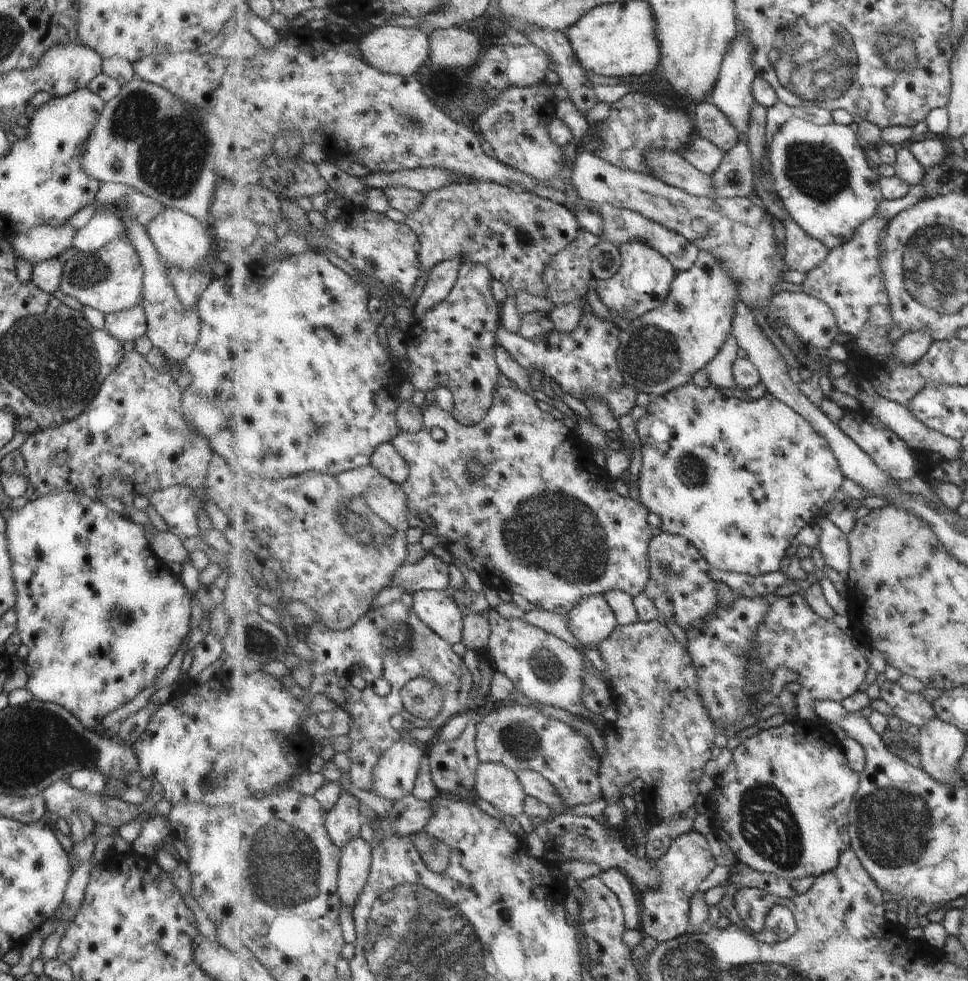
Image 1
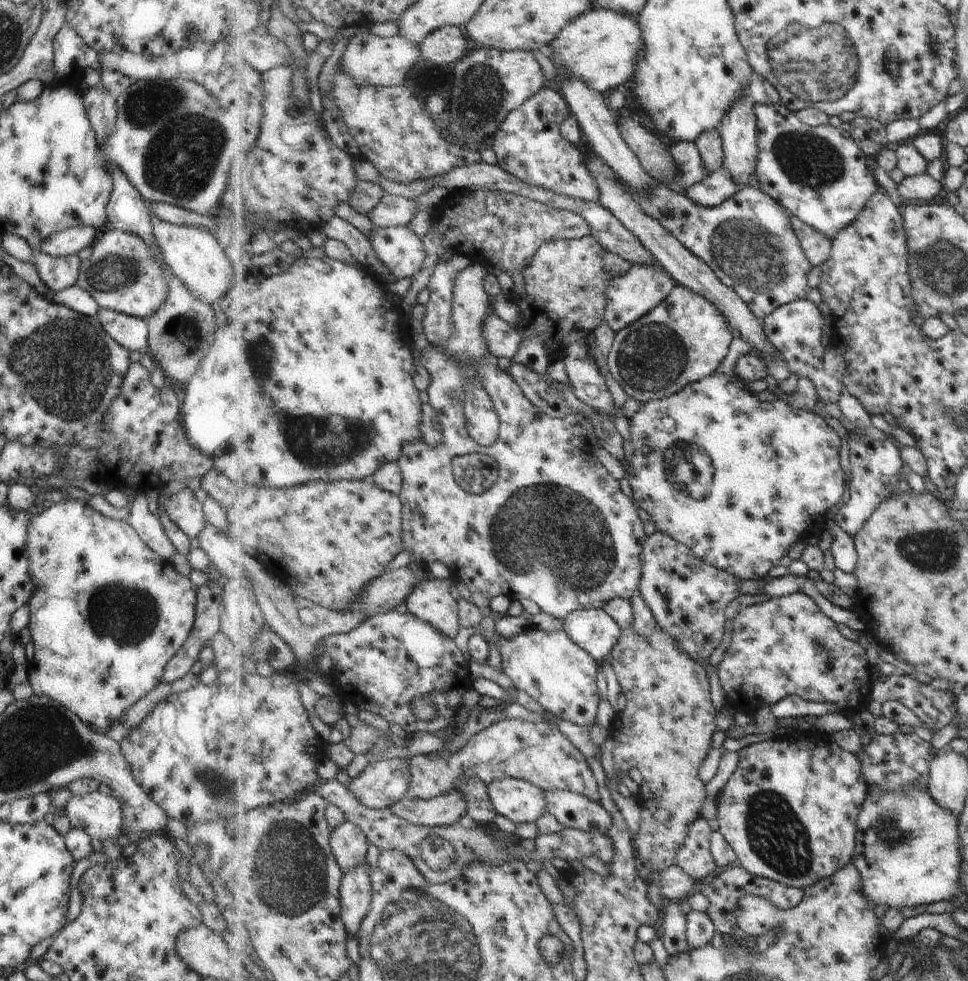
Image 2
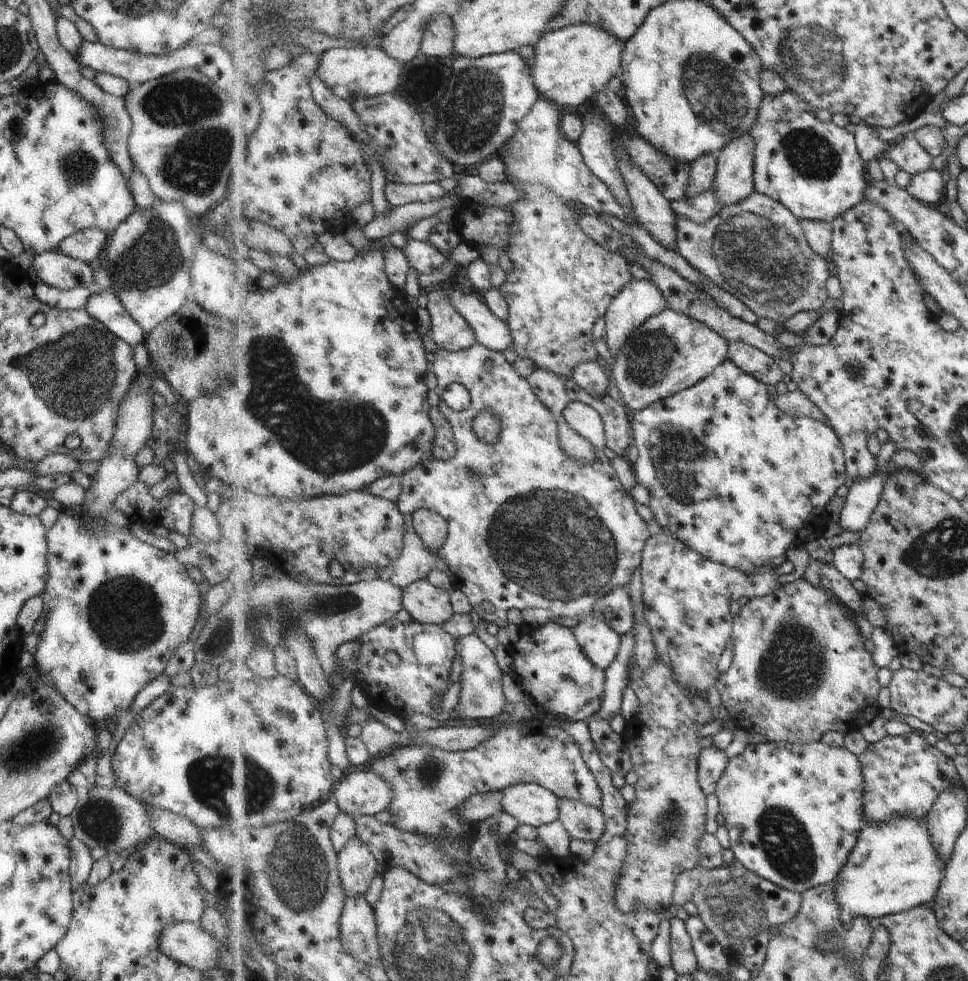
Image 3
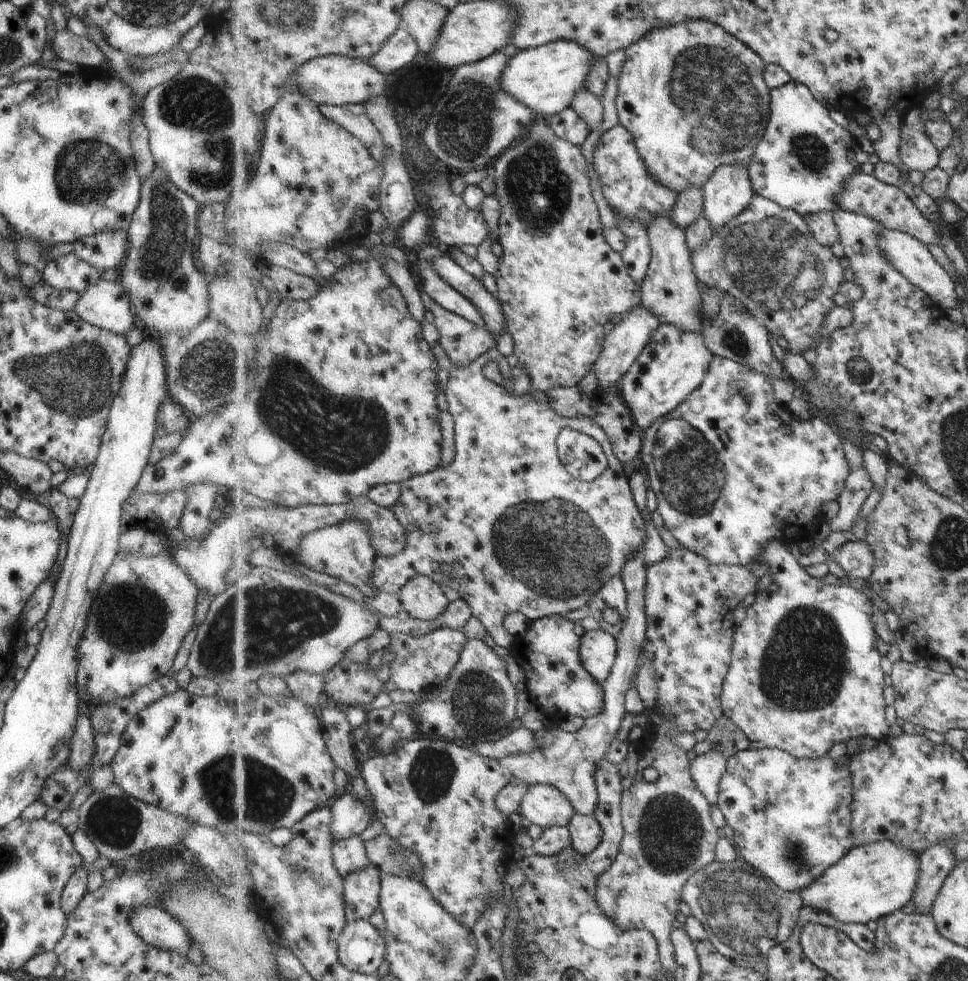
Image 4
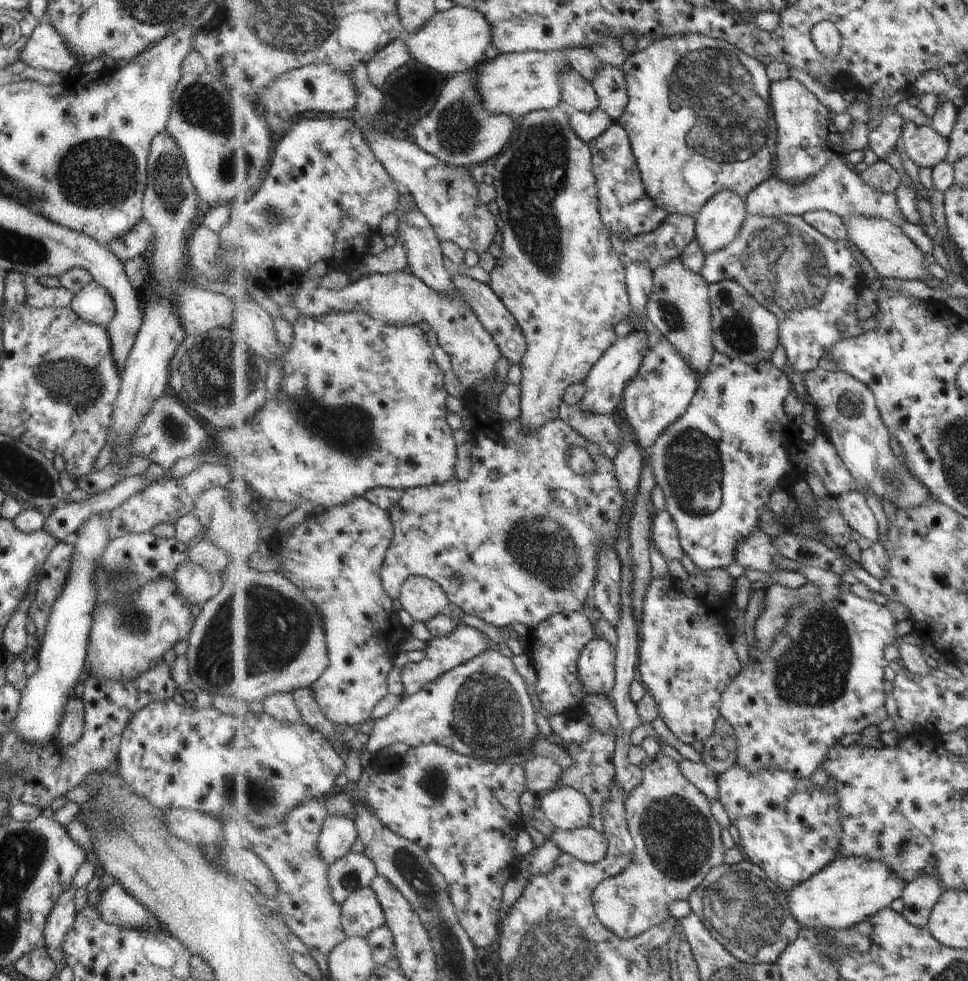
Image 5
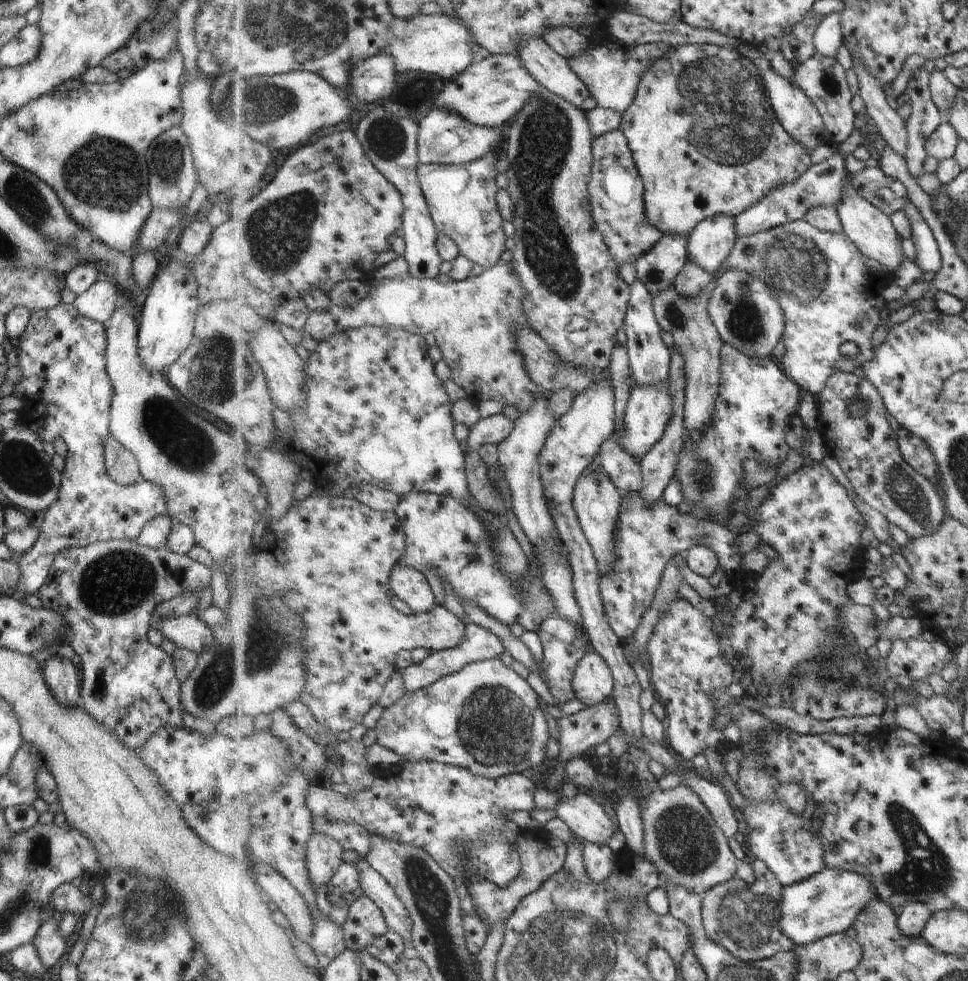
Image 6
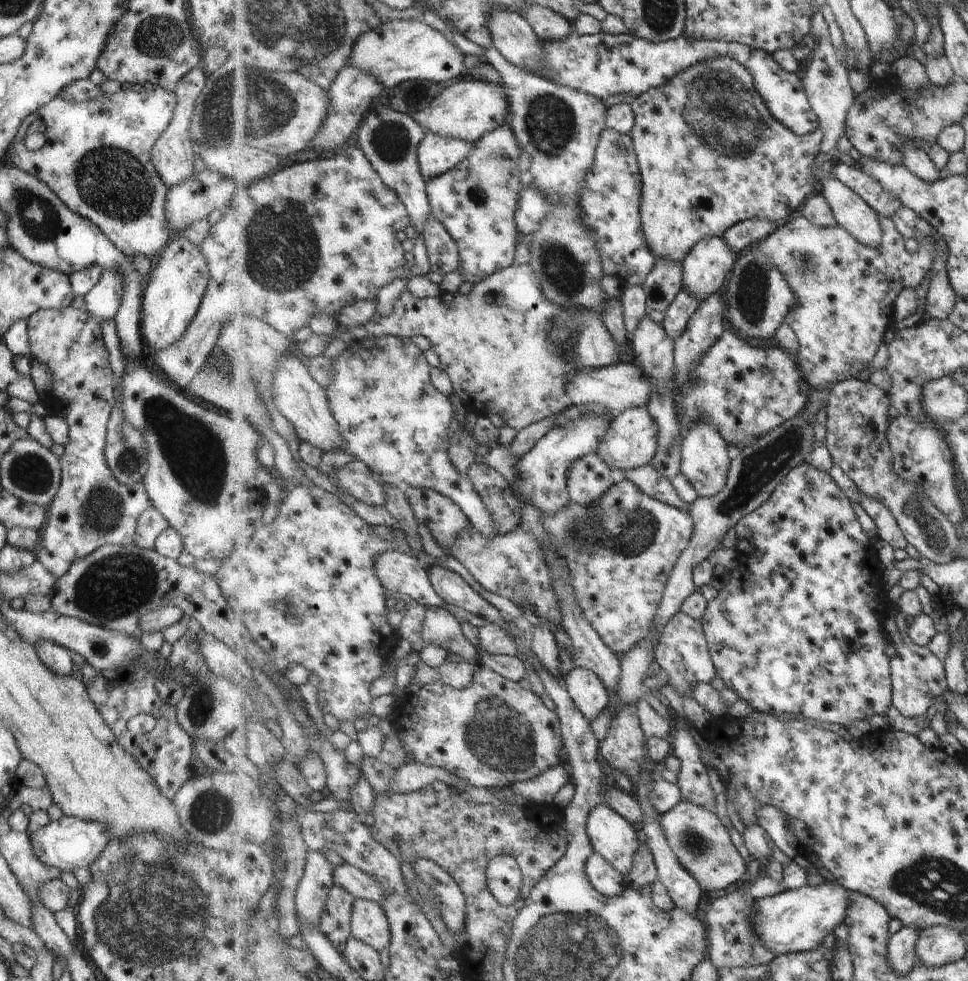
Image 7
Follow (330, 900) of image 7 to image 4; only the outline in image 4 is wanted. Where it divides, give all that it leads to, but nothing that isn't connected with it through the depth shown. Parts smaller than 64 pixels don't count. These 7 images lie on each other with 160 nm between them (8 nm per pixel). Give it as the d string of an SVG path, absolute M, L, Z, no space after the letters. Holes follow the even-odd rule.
M359 836L335 842L336 867L344 882L350 874L358 873L372 864L365 843Z

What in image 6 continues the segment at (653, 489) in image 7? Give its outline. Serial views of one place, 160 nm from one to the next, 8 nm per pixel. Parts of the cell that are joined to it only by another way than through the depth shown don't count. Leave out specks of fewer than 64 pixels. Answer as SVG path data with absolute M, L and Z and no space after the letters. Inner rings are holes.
M611 434L609 441L601 446L598 456L617 489L639 492L643 488L643 470L640 464L635 464L635 458L623 448L615 434Z

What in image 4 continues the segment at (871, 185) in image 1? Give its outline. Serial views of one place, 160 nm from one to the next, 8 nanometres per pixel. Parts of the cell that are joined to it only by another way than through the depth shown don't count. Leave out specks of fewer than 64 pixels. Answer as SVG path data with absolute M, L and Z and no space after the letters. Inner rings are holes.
M799 81L773 89L770 99L773 112L748 170L756 194L803 216L834 213L840 208L836 198L844 193L848 180L859 170L856 149L862 142L841 128L831 118L829 108Z

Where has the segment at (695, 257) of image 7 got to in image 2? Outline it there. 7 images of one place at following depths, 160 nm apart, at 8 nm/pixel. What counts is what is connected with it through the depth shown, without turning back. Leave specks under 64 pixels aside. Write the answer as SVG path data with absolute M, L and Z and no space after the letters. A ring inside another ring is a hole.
M749 95L737 99L729 114L721 121L718 131L724 142L725 160L724 166L732 173L732 177L740 184L740 188L750 186L751 177L756 172L758 157L760 154L758 146L759 128L755 112L755 99Z

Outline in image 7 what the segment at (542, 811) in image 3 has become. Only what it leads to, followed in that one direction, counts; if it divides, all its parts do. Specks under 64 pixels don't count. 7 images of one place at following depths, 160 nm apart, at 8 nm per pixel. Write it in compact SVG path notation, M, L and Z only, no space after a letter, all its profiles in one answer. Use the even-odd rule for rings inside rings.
M605 802L589 813L587 826L594 852L612 862L626 877L633 870L636 854L644 841L639 826Z

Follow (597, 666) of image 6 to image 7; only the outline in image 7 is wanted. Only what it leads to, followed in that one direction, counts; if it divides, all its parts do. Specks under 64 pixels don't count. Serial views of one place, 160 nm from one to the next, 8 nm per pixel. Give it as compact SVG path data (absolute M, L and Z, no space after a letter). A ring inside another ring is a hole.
M575 667L565 676L566 689L575 706L590 721L597 720L609 708L610 694L601 677L592 670Z

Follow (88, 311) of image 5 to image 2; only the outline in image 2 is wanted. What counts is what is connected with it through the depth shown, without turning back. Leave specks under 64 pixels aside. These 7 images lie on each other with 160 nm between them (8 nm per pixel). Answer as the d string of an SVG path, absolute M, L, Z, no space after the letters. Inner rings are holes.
M98 307L95 316L102 329L128 351L143 351L147 344L146 321L117 311Z

